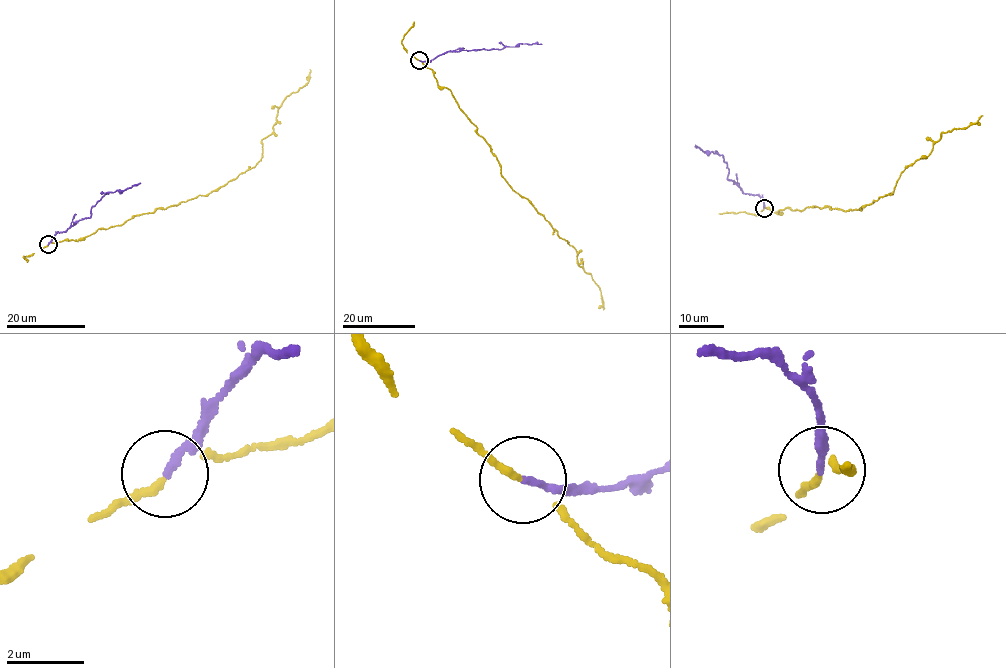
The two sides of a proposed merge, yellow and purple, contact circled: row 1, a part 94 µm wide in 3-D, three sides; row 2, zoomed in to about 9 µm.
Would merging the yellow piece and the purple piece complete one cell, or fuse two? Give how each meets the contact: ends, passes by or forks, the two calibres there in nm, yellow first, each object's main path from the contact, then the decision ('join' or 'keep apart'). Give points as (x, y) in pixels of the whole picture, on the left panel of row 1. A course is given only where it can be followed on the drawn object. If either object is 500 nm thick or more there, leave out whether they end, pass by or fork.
yellow passes by; purple ends there; 140 nm thick on the yellow side, 170 nm on the other; yellow runs (48, 245), (207, 195), (251, 168), (279, 106), (306, 84), (309, 69); purple runs (48, 244), (58, 232), (90, 216), (91, 208), (106, 194), (124, 191), (140, 183); keep apart

